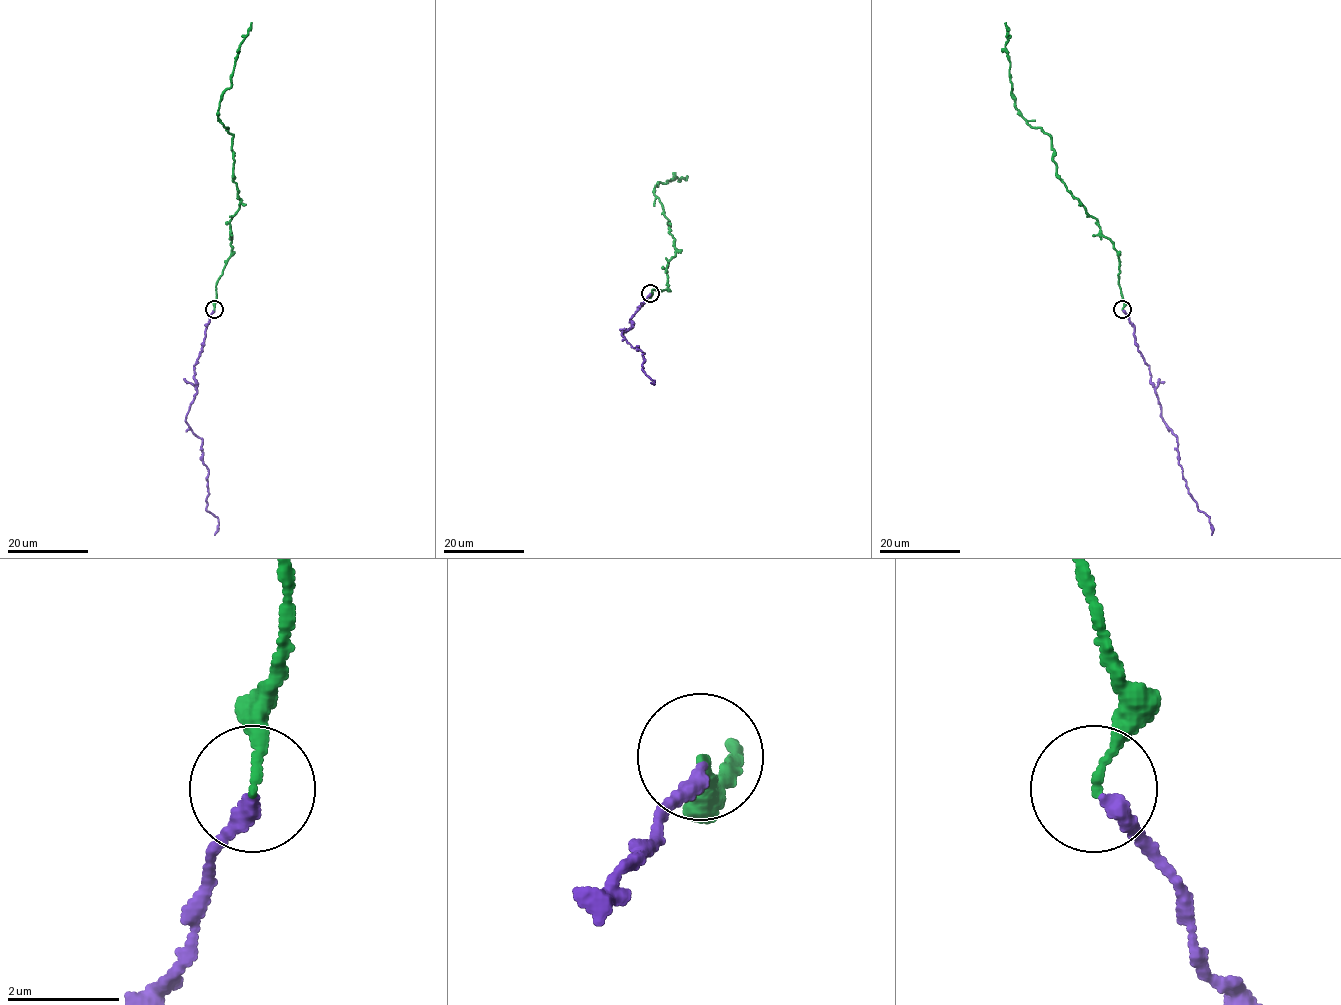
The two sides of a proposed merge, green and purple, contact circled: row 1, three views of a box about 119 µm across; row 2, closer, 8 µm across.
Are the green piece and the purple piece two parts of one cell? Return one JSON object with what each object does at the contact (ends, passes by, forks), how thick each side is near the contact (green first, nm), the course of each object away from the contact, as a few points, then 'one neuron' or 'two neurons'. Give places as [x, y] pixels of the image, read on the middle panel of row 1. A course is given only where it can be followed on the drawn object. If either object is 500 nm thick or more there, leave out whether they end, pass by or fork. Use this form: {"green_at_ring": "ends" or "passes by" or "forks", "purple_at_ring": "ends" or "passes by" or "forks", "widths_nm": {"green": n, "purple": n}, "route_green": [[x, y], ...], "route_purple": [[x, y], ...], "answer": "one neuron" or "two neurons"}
{"green_at_ring": "ends", "purple_at_ring": "ends", "widths_nm": {"green": 140, "purple": 280}, "route_green": [[649, 293], [667, 288], [666, 267], [676, 249], [655, 187], [675, 176], [688, 176]], "route_purple": [[649, 294], [630, 320], [632, 326], [621, 333], [643, 354], [642, 370], [655, 381], [650, 382]], "answer": "one neuron"}

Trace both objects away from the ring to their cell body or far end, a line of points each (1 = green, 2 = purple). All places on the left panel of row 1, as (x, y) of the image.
1: (213, 309), (216, 281), (231, 254), (230, 220), (240, 200), (233, 180), (233, 136), (219, 108), (252, 22)
2: (213, 310), (194, 366), (196, 393), (185, 421), (202, 440), (206, 510), (219, 525), (214, 534)

